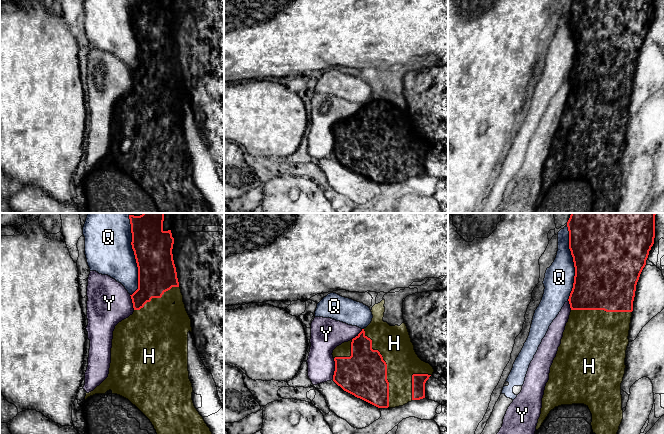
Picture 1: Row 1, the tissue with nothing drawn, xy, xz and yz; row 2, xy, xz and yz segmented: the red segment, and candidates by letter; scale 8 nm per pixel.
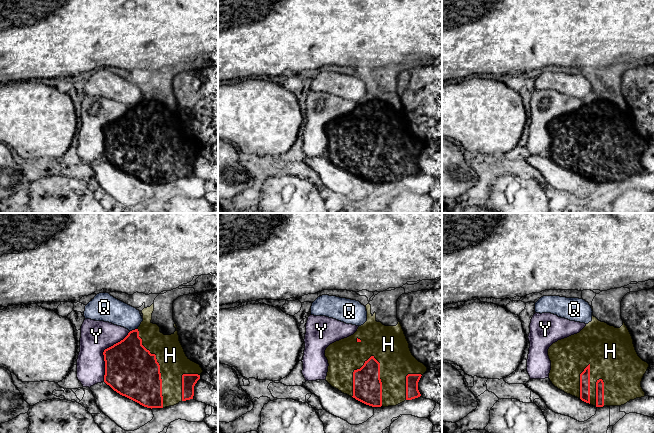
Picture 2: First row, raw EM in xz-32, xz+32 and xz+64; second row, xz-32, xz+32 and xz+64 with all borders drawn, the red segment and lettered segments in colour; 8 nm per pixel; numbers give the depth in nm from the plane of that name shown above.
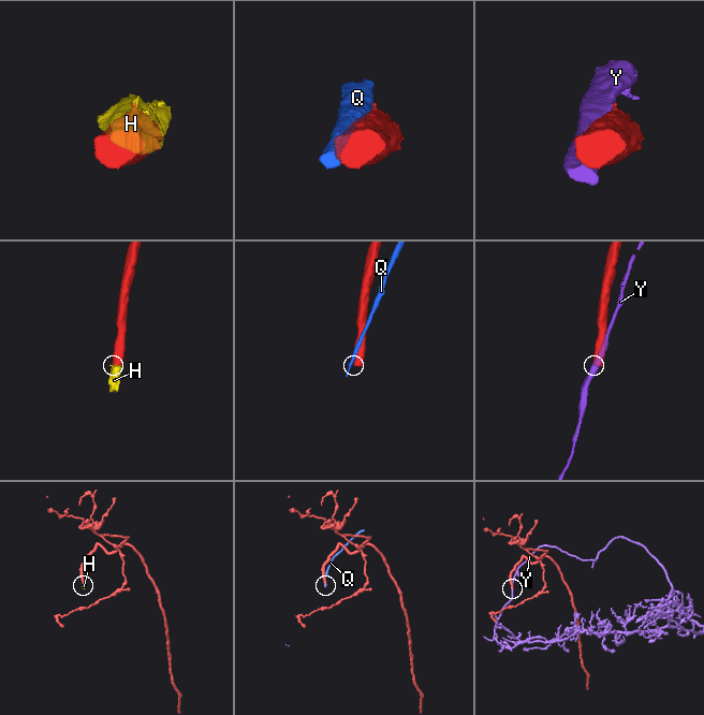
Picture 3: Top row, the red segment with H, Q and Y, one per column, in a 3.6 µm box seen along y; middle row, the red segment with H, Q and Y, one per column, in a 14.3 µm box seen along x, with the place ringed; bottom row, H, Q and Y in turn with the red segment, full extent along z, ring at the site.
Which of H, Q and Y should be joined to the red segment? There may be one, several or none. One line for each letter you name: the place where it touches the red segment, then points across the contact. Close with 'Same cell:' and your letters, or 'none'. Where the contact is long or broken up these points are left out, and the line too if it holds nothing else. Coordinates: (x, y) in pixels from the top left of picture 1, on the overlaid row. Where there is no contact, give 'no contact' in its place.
H: contact xz (386, 366)
Same cell: H

